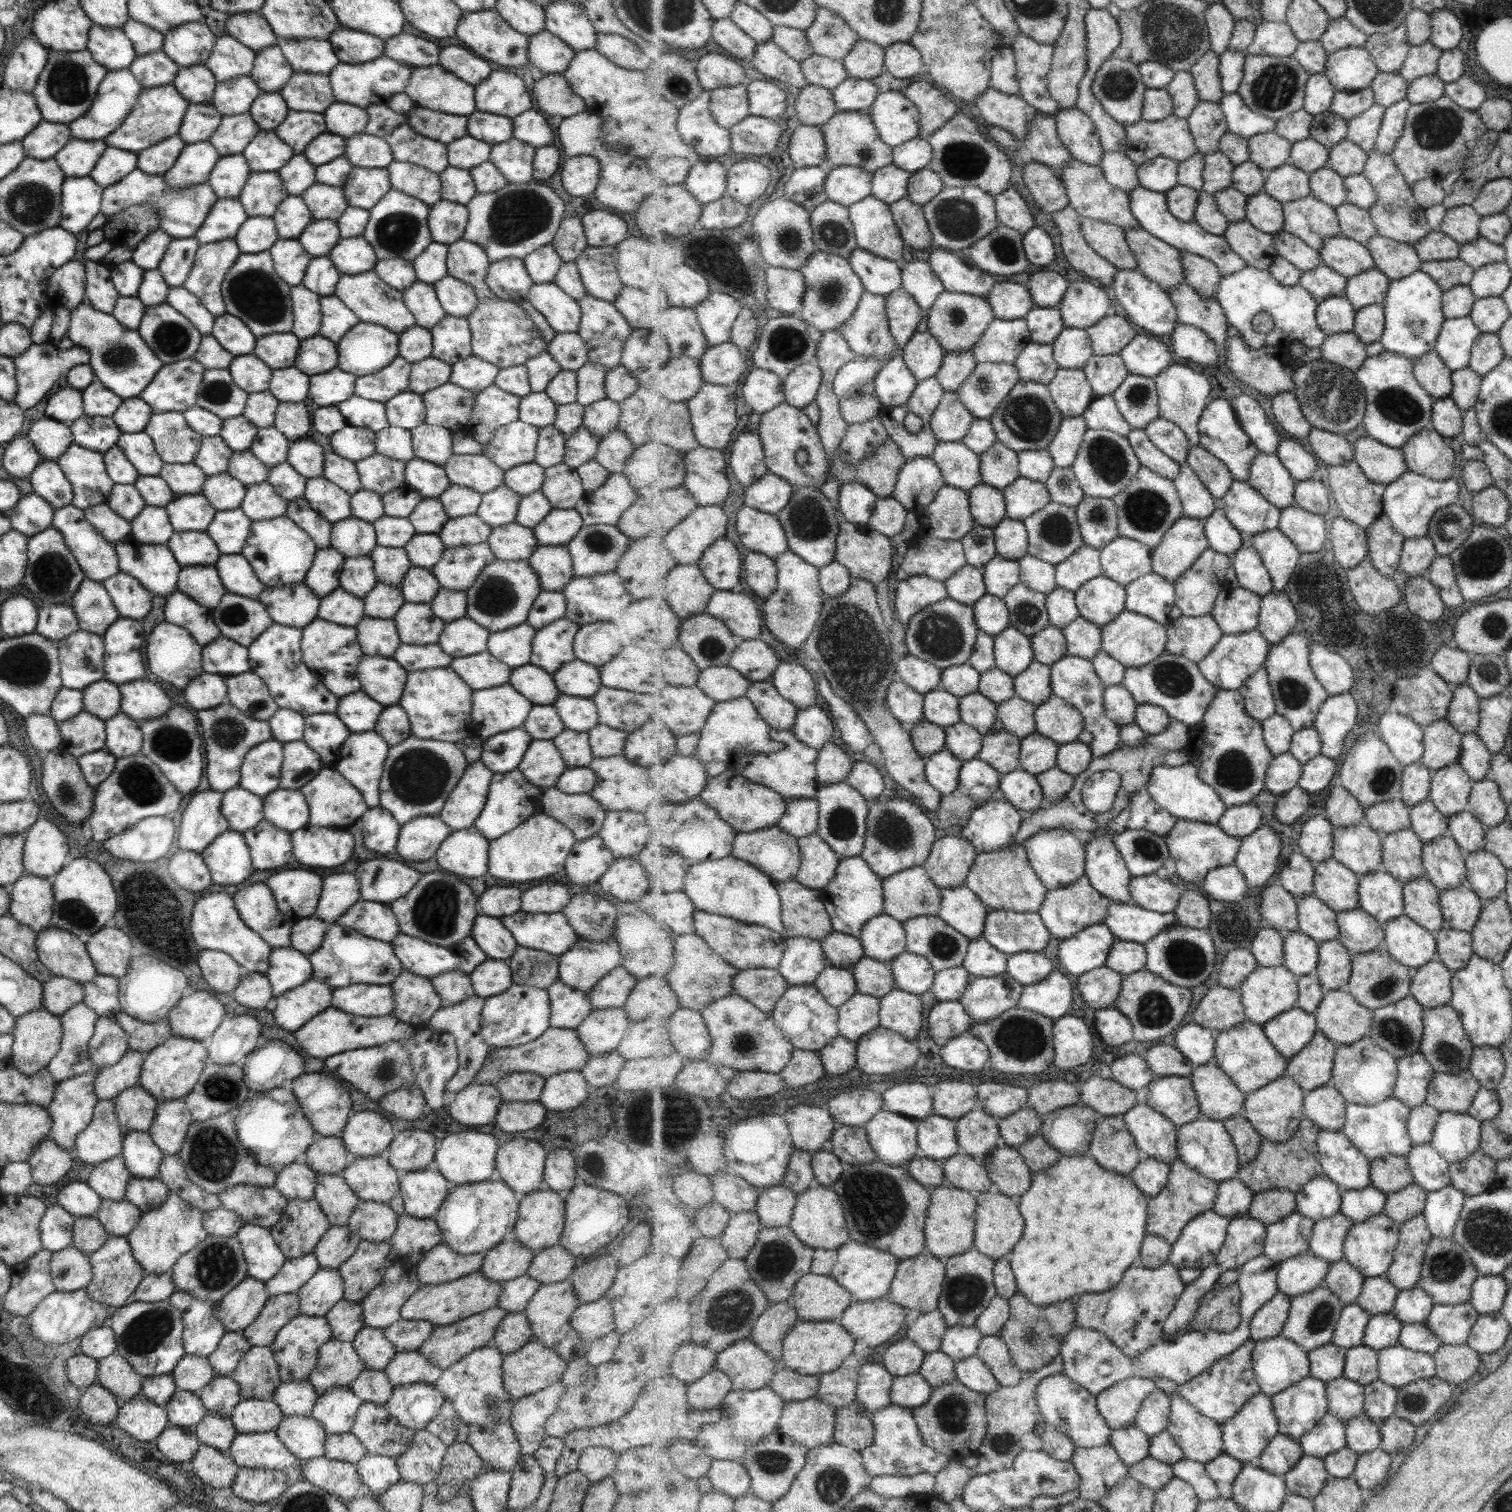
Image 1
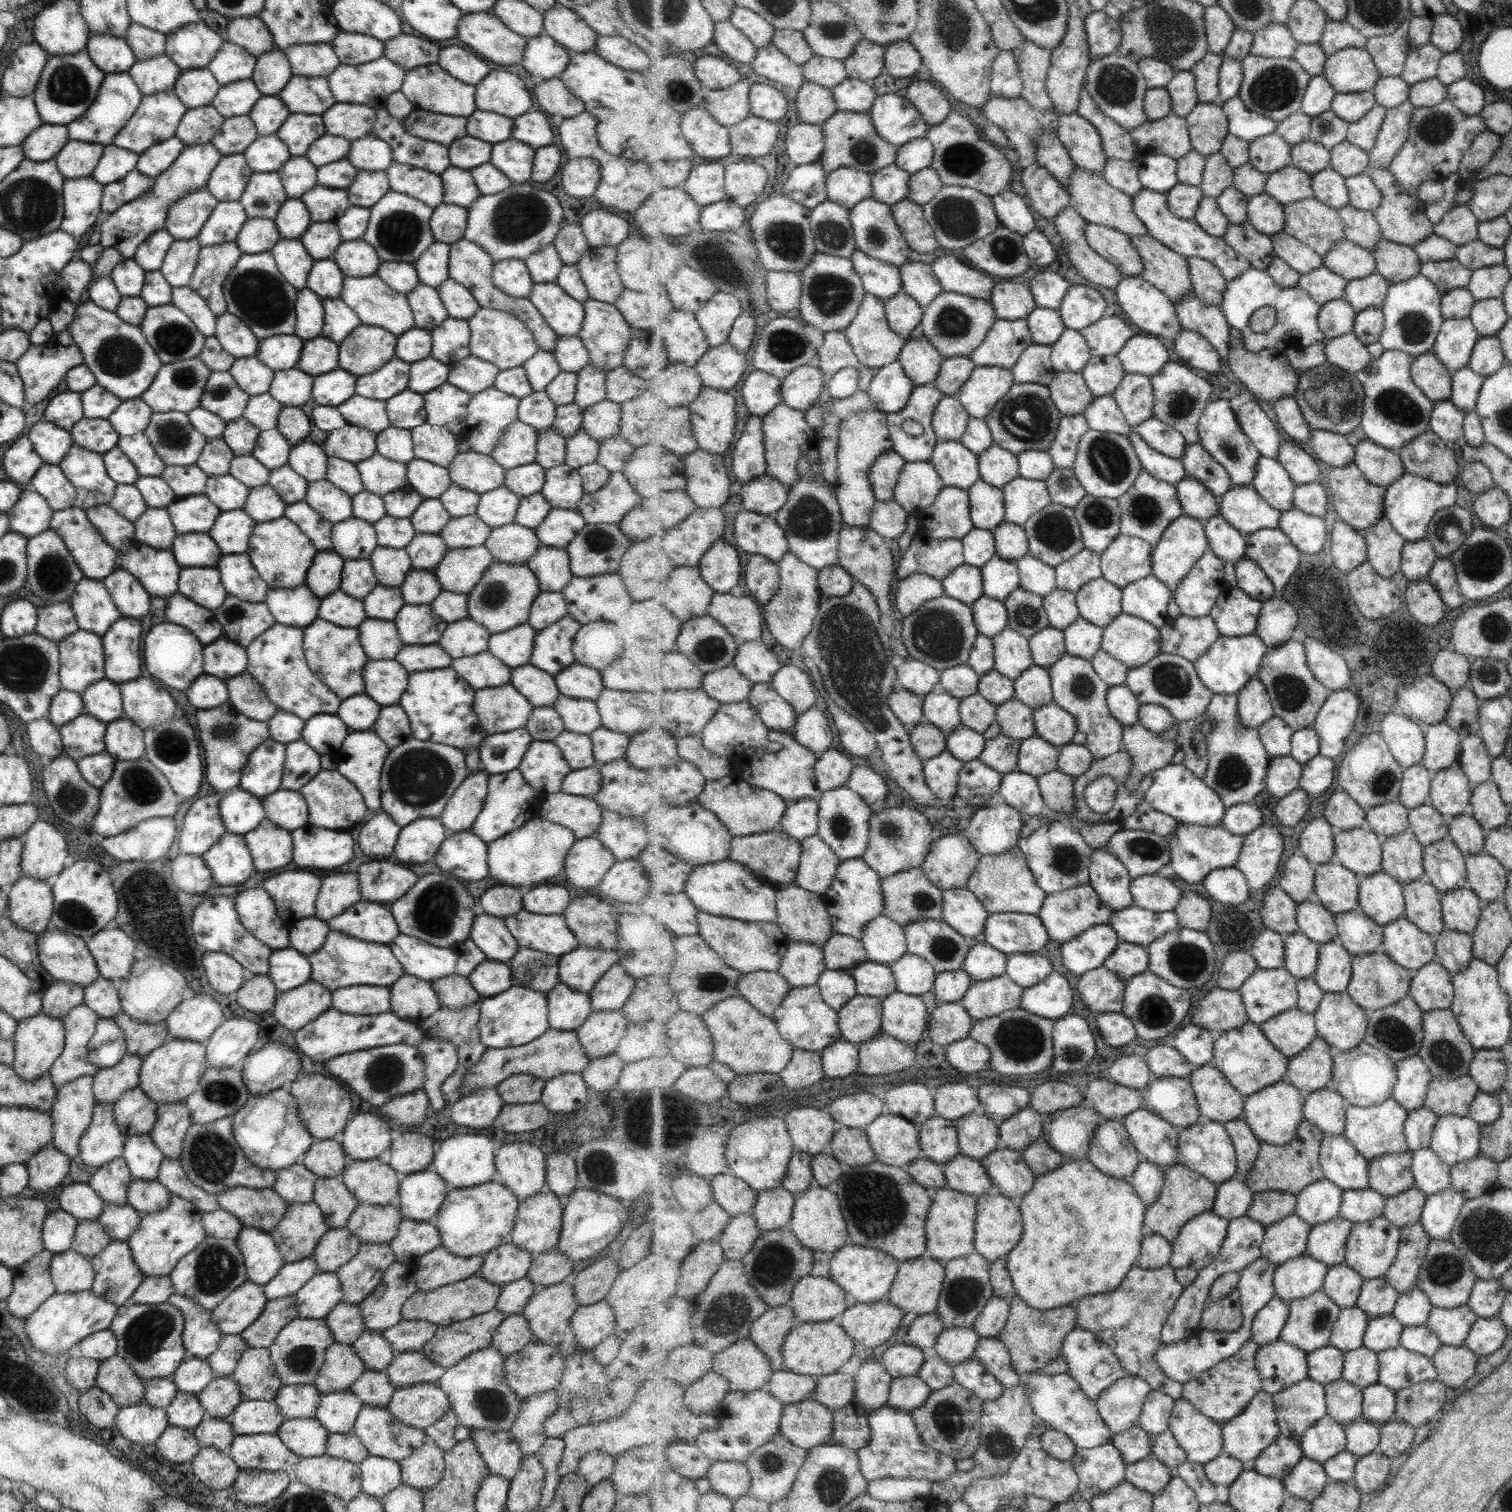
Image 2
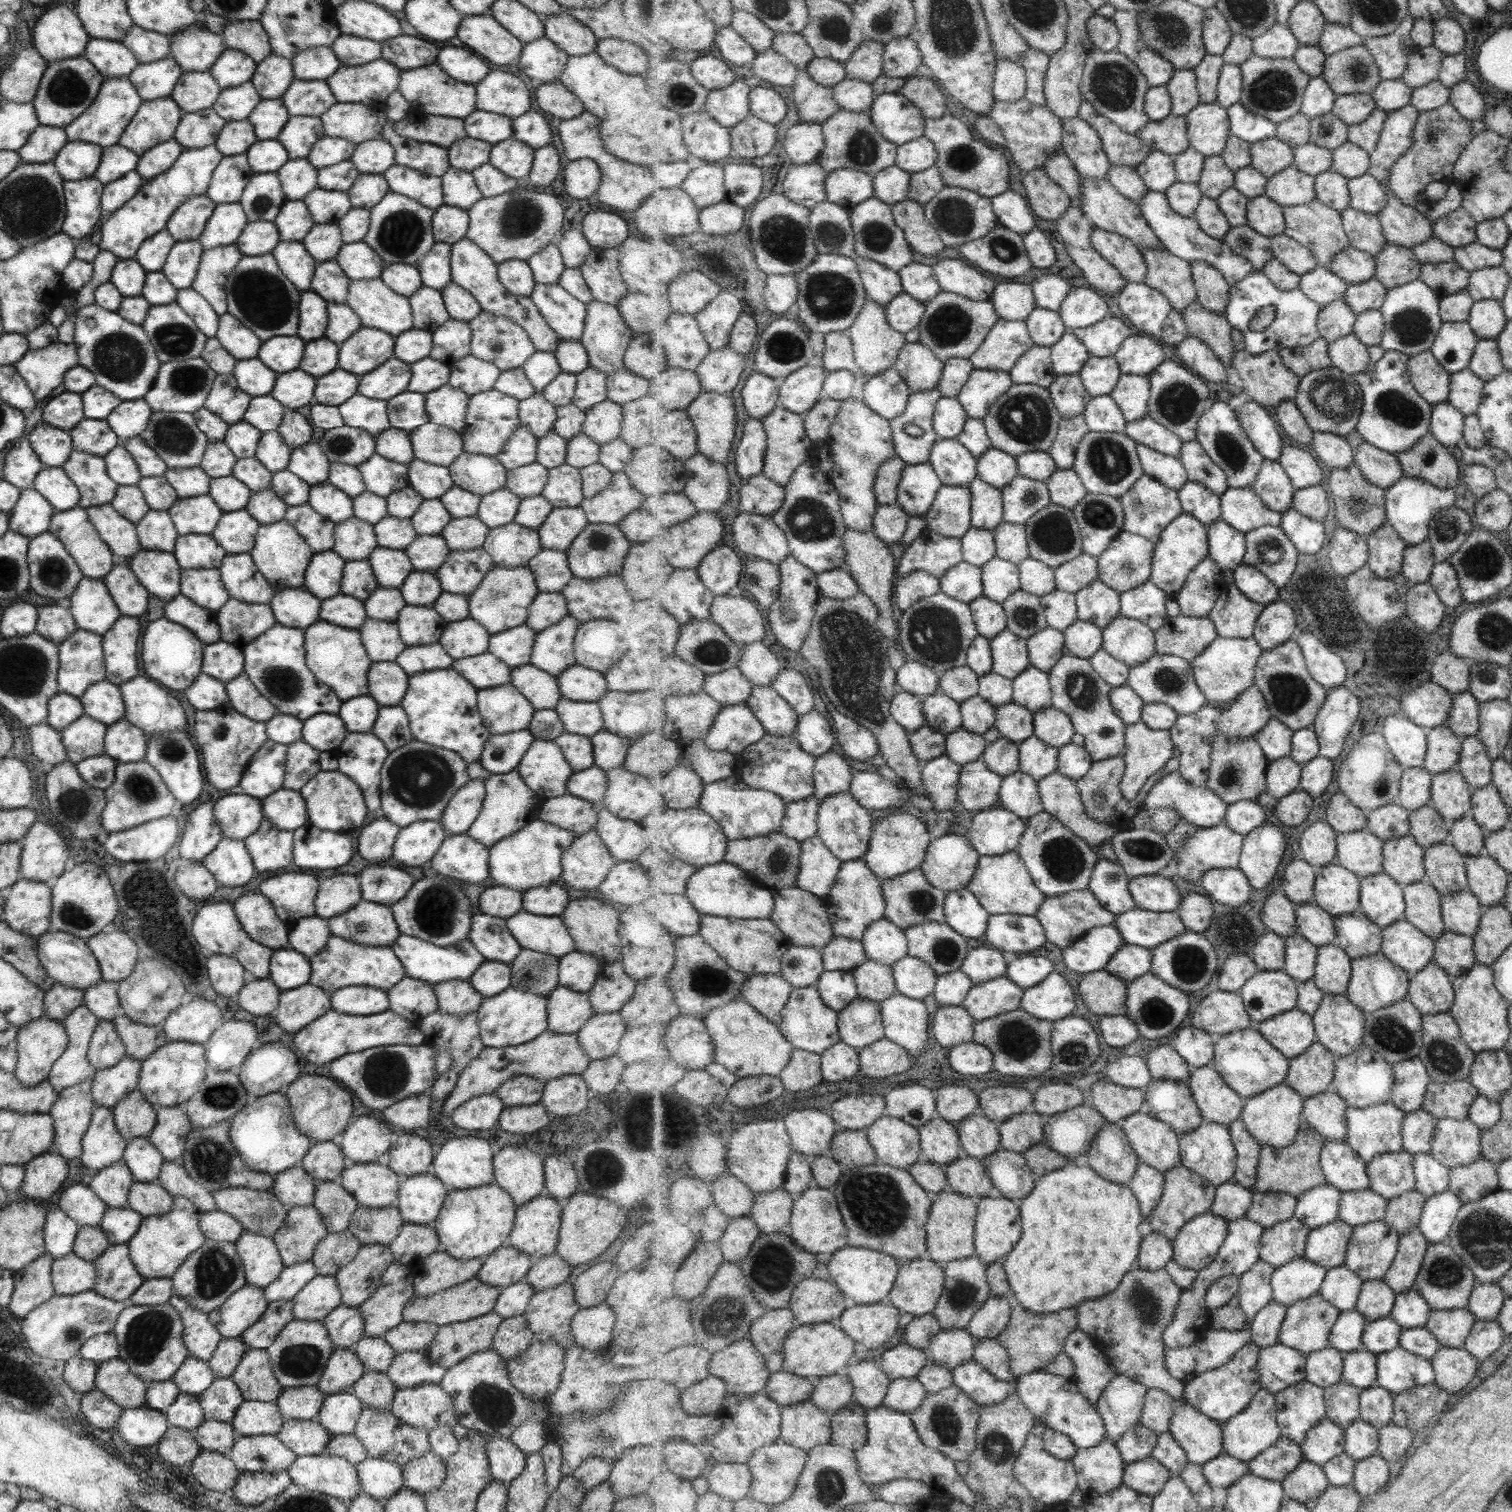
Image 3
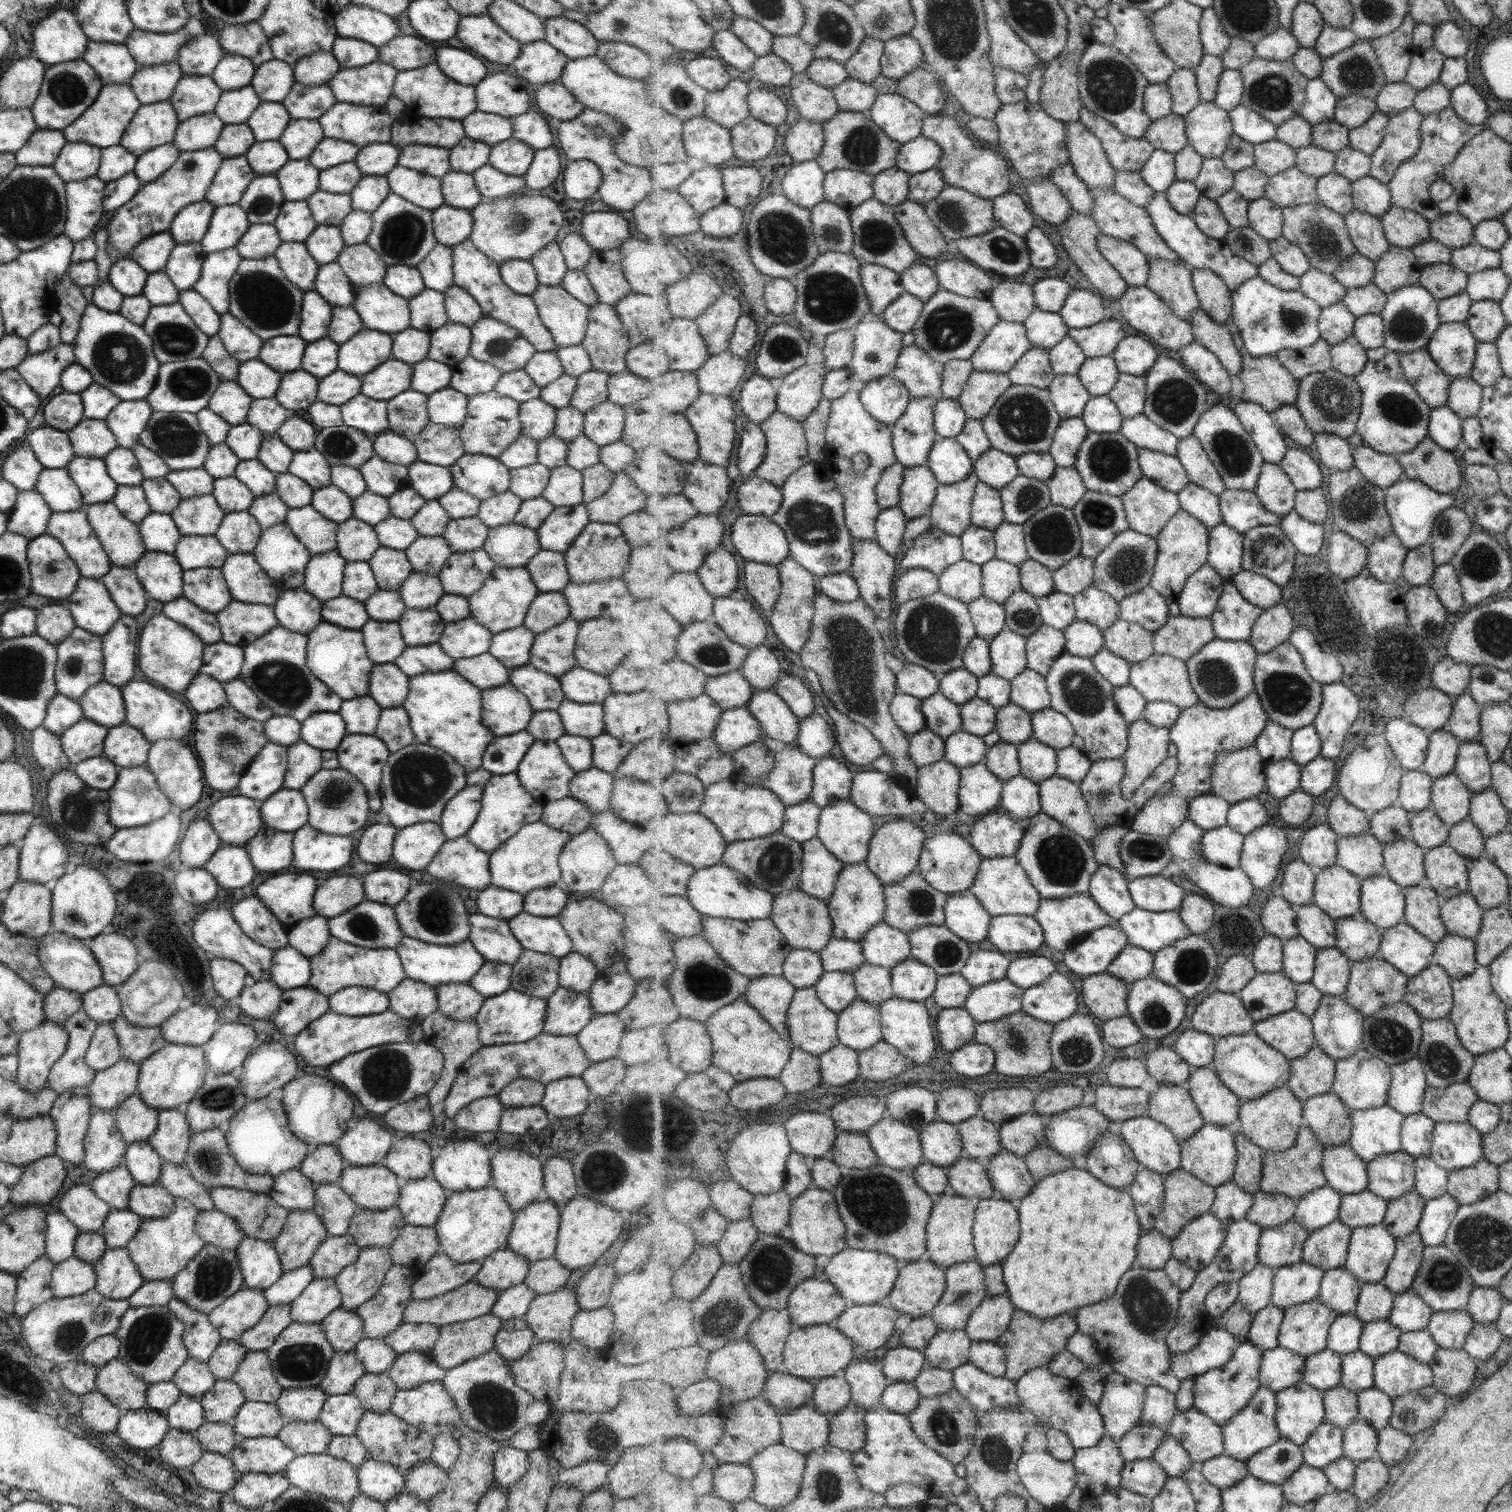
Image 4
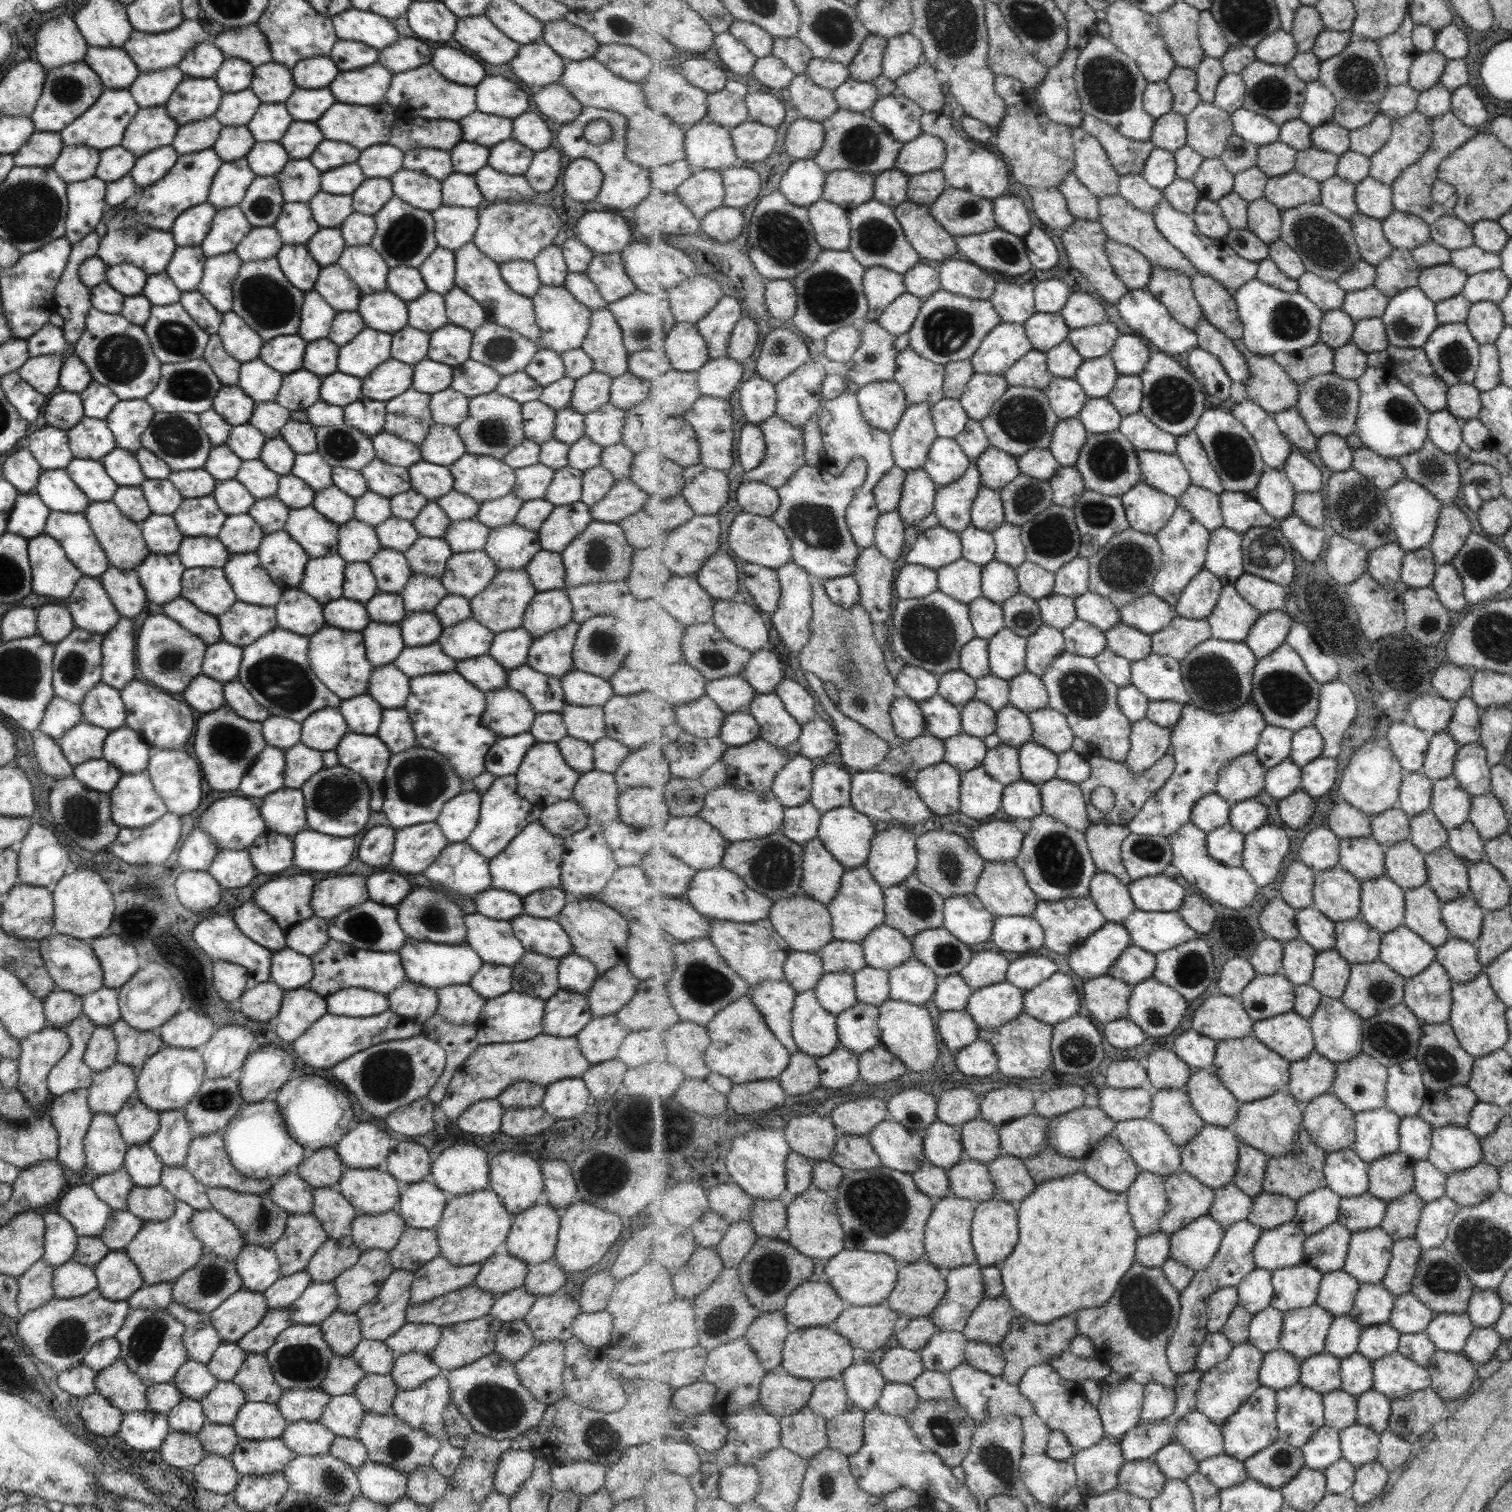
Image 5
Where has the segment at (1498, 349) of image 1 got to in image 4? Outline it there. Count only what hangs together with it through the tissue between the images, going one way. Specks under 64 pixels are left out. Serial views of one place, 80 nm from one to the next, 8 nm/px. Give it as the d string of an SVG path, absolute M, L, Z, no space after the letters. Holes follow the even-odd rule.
M1476 342L1474 368L1469 374L1471 380L1483 387L1493 385L1502 377L1501 363L1498 361L1498 352L1494 343Z

